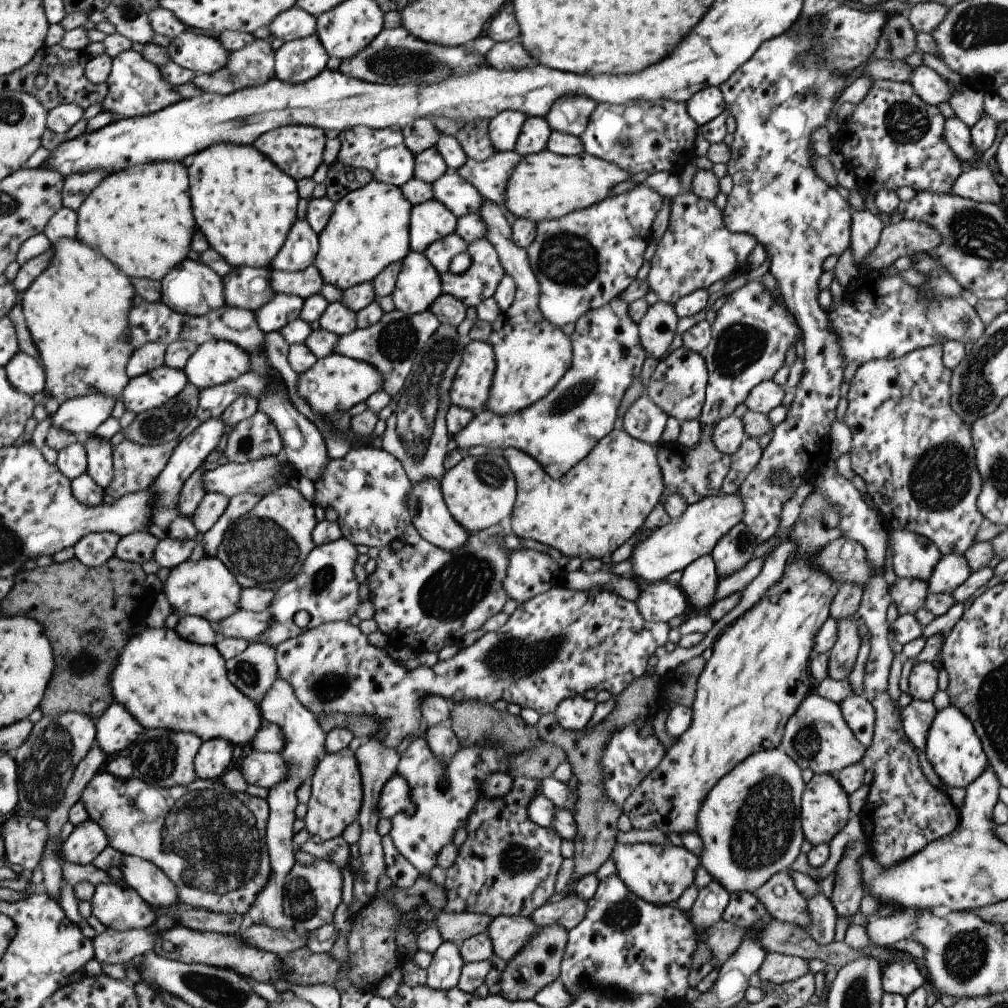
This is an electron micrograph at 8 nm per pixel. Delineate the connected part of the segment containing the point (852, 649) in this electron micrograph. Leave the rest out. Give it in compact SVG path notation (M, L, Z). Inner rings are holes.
M856 617L839 619L836 621L836 625L836 641L827 652L828 667L826 676L830 679L840 681L847 677L855 662L860 637L857 633Z

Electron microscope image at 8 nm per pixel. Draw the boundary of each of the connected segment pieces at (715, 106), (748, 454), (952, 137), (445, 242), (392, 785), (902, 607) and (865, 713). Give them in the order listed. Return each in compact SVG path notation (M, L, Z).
M707 87L698 90L686 102L687 114L699 127L713 120L724 110L724 102L717 87Z
M745 437L739 448L730 454L730 465L723 479L720 492L726 495L735 494L746 476L756 466L760 459L762 449L756 438Z
M955 116L944 122L943 136L949 148L953 151L953 154L961 162L973 164L982 155L971 144L970 128Z
M453 232L427 245L422 253L429 264L442 275L448 271L449 263L455 254L466 252L466 250L466 242L457 233Z
M397 774L385 782L378 798L378 811L380 818L391 818L399 811L411 806L409 785L407 781Z
M896 578L889 590L890 600L895 603L899 615L914 614L923 607L927 585L917 579Z
M851 694L838 703L842 717L855 738L868 748L874 727L874 710L863 695Z

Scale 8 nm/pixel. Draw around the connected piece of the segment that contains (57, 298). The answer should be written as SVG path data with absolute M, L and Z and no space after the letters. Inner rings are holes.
M59 239L57 243L51 244L51 248L54 252L50 259L50 265L20 295L20 305L24 314L25 326L37 349L39 362L44 370L43 391L47 391L52 398L55 398L59 405L67 399L95 393L116 399L120 396L123 387L129 379L125 372L125 365L133 350L131 350L130 344L127 344L127 328L125 326L127 326L127 312L131 308L134 288L129 284L129 278L123 272L119 272L112 262L109 262L105 257L97 254L94 250L81 244L76 239Z

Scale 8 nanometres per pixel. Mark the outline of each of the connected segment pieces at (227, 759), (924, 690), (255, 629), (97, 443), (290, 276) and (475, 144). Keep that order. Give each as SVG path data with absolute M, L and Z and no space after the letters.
M223 739L203 741L193 759L196 778L219 779L232 766L233 746Z
M915 661L908 675L907 693L913 699L931 701L937 689L938 669L927 661Z
M239 608L217 624L215 630L219 630L224 638L242 638L247 642L254 642L269 626L269 623L270 612L268 609L255 612L243 611Z
M91 434L82 443L86 454L86 473L104 489L112 479L112 447L109 440Z
M311 263L300 271L270 269L270 285L274 294L295 295L304 299L319 293L325 283L322 281L317 267Z
M476 118L475 121L466 122L454 137L461 145L467 159L481 162L497 152L488 136L487 119Z

